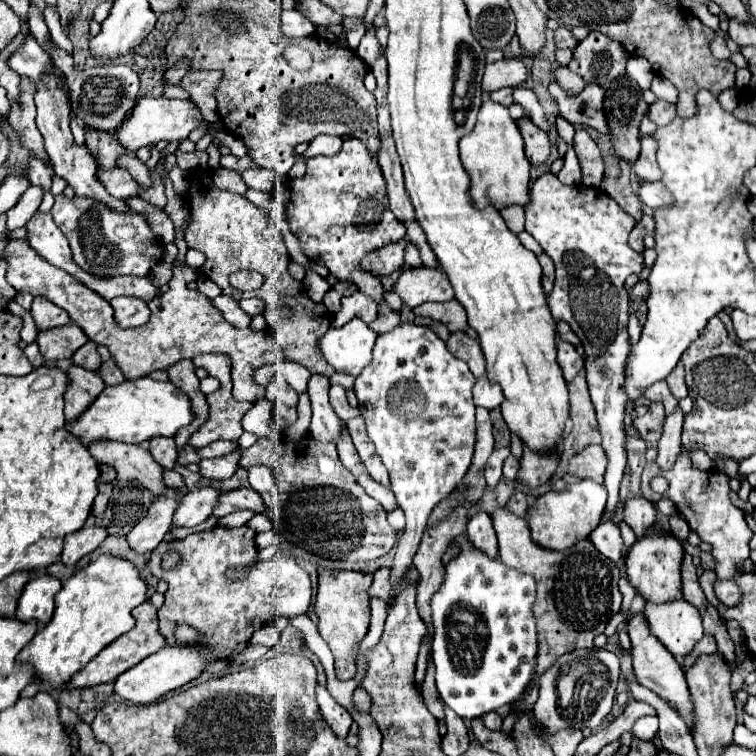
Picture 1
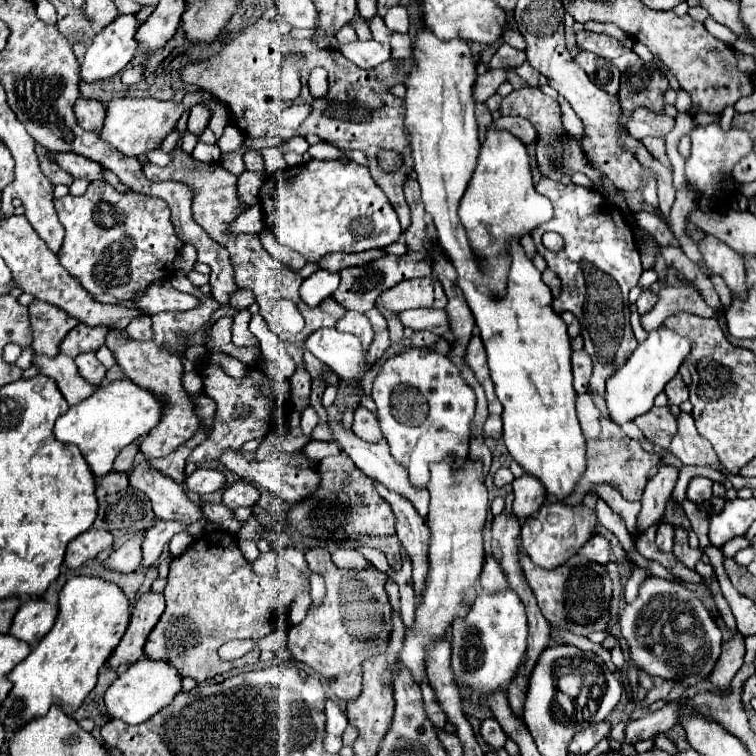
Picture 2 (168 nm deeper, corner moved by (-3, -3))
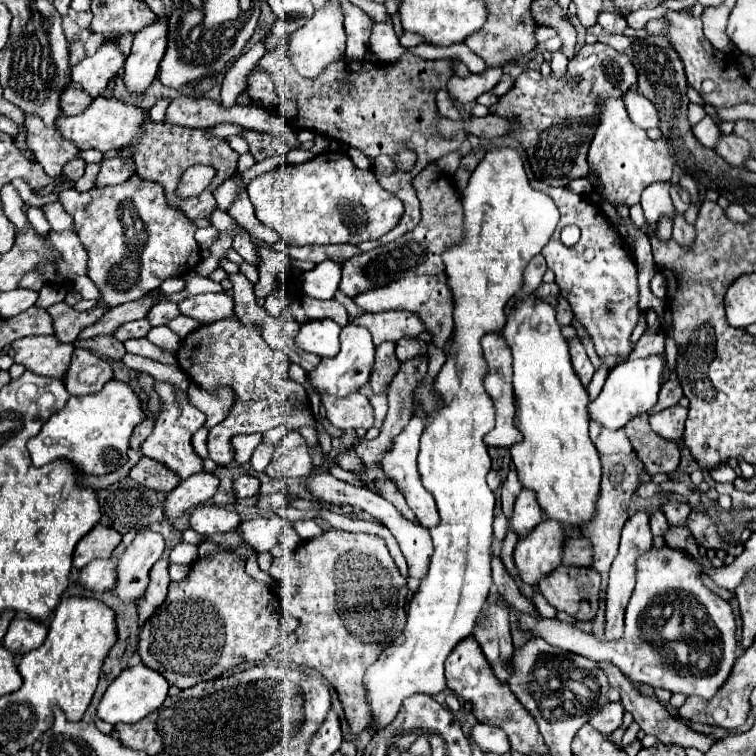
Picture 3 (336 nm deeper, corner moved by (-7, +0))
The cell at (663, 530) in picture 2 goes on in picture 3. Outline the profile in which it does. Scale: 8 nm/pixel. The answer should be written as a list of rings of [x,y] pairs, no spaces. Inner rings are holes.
[[[652,512],[652,516],[650,516],[650,528],[652,528],[654,536],[664,536],[670,526],[668,526],[666,516],[662,512]]]

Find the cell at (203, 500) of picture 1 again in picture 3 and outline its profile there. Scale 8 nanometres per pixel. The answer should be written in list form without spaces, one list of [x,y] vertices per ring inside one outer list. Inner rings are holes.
[[[140,532],[126,548],[118,564],[116,594],[124,602],[136,602],[142,598],[148,586],[148,572],[160,560],[164,550],[164,538],[158,532]]]

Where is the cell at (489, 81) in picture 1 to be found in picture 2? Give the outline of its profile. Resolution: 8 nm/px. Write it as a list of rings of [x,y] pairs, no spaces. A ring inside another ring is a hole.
[[[494,69],[494,71],[486,71],[484,75],[478,77],[478,81],[474,83],[474,99],[478,103],[484,103],[488,97],[492,97],[496,93],[496,89],[506,81],[506,71],[504,69]]]

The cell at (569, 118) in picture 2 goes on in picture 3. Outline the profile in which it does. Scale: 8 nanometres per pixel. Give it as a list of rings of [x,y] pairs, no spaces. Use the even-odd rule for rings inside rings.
[[[554,52],[552,54],[552,76],[556,78],[556,80],[562,80],[562,76],[566,74],[566,66],[568,66],[568,60],[566,60],[566,56],[564,54],[560,54],[560,52]]]

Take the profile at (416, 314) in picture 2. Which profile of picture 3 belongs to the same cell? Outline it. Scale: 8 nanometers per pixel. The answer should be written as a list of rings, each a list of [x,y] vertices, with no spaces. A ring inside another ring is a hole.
[[[380,312],[380,314],[364,314],[356,318],[354,322],[366,326],[374,338],[374,344],[382,344],[386,340],[396,342],[398,338],[404,338],[404,334],[422,334],[424,322],[418,314],[412,312]]]

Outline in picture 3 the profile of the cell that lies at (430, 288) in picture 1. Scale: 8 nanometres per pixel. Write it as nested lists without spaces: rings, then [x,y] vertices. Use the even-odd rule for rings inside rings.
[[[406,276],[402,280],[392,282],[390,286],[370,290],[366,294],[358,294],[354,300],[364,312],[384,312],[384,310],[410,310],[420,314],[426,324],[426,332],[432,334],[432,342],[442,348],[448,336],[454,330],[454,296],[450,292],[446,276]]]

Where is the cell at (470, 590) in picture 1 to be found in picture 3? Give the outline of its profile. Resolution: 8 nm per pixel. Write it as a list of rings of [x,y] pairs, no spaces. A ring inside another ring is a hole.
[[[652,548],[646,552],[642,558],[638,558],[638,572],[636,572],[636,588],[632,592],[632,598],[628,602],[625,610],[624,636],[620,640],[600,640],[594,638],[580,628],[560,622],[558,618],[540,618],[540,616],[530,616],[530,614],[518,614],[518,626],[524,632],[536,634],[544,638],[548,644],[558,646],[568,652],[576,652],[582,656],[588,656],[590,660],[596,662],[608,662],[620,668],[626,678],[632,682],[648,684],[648,686],[658,686],[666,688],[670,692],[682,692],[686,696],[700,696],[700,698],[712,698],[716,690],[724,684],[728,678],[734,662],[736,662],[736,622],[732,608],[726,600],[718,598],[714,592],[710,592],[700,580],[700,570],[686,558],[682,550],[674,548]]]

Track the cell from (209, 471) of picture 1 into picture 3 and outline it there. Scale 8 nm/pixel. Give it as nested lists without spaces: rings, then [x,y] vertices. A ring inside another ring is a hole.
[[[200,472],[188,476],[166,496],[164,502],[166,514],[180,516],[188,512],[192,506],[210,500],[218,490],[218,482],[220,482],[218,476],[214,476],[212,472]]]

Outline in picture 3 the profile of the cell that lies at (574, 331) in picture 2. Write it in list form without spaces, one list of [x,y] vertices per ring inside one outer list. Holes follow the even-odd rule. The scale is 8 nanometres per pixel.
[[[564,298],[559,299],[558,306],[556,308],[556,319],[561,327],[571,325],[573,320],[573,312],[570,305]]]

